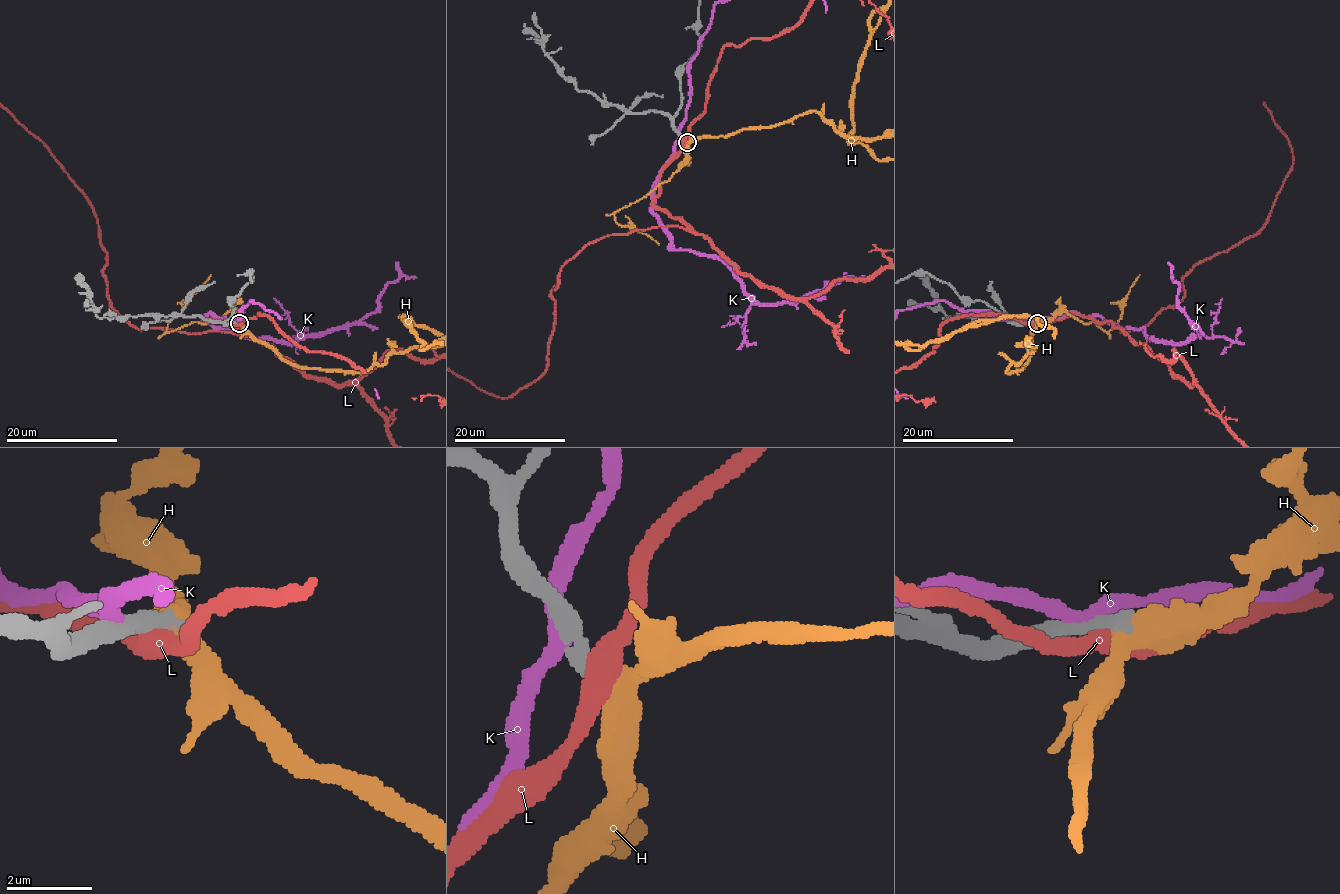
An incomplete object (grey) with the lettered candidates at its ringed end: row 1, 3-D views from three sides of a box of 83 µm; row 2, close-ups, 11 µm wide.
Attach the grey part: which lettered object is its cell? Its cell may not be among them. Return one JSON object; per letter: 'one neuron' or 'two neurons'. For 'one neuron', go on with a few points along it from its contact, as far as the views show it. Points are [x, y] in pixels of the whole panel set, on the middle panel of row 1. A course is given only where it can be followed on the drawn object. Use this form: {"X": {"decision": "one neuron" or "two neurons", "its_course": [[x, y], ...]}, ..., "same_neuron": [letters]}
{"H": {"decision": "one neuron"}, "K": {"decision": "two neurons"}, "L": {"decision": "two neurons"}, "same_neuron": ["H"]}

